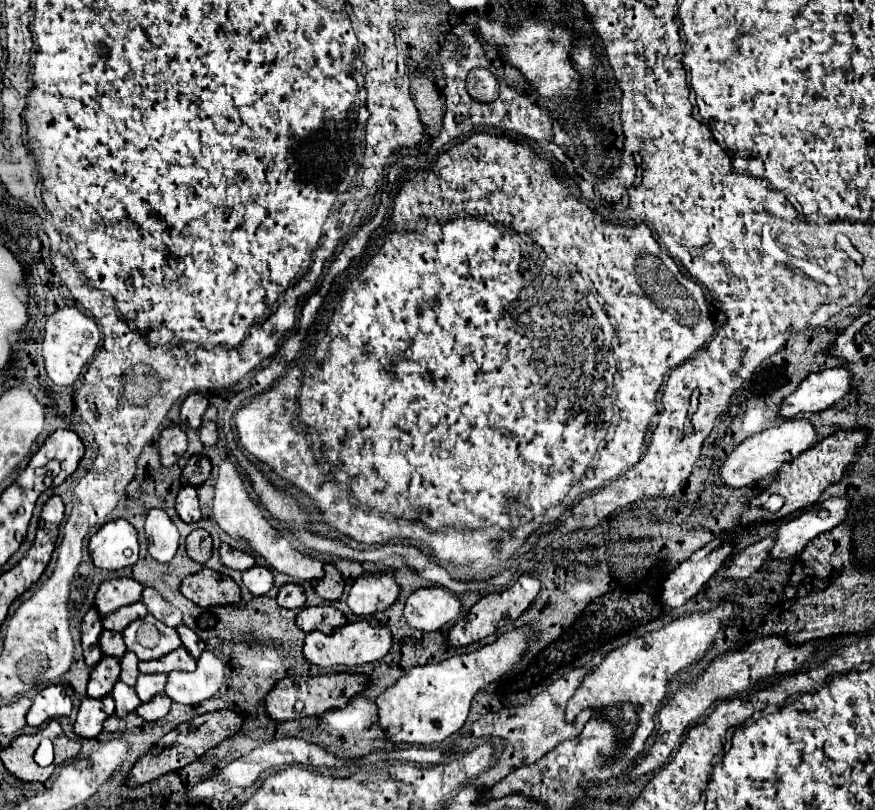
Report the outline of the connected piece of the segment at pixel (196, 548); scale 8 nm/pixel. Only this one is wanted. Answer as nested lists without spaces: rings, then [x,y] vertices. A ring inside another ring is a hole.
[[[193,530],[187,540],[185,540],[185,546],[187,546],[187,556],[193,560],[193,562],[199,562],[199,564],[205,564],[211,556],[211,536],[207,530]]]

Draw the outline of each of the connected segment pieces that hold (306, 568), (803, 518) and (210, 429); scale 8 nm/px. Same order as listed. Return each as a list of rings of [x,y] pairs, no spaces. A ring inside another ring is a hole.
[[[225,460],[219,466],[219,476],[217,476],[217,482],[215,482],[215,498],[213,498],[213,518],[219,524],[219,528],[223,532],[227,532],[231,538],[247,540],[251,550],[261,554],[267,560],[267,564],[271,566],[271,570],[283,572],[283,574],[293,576],[297,580],[317,580],[317,578],[323,576],[323,564],[321,562],[311,560],[309,556],[291,548],[291,544],[285,538],[277,536],[277,530],[273,526],[269,526],[269,522],[265,520],[261,506],[257,506],[249,498],[249,494],[245,492],[243,480],[229,460]]]
[[[825,498],[801,514],[783,520],[775,530],[775,544],[769,550],[769,558],[783,560],[797,556],[813,538],[839,526],[847,516],[847,498]]]
[[[209,406],[205,410],[203,424],[199,428],[199,438],[201,438],[201,442],[205,446],[215,446],[217,444],[217,424],[215,424],[215,418],[217,418],[217,408]]]

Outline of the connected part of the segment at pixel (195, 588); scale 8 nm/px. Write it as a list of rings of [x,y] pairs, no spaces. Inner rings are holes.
[[[203,568],[181,582],[181,594],[197,606],[225,606],[241,600],[239,586],[215,570]]]

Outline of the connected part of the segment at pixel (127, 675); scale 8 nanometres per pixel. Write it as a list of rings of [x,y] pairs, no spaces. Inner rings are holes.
[[[125,652],[125,656],[121,658],[121,682],[125,682],[127,686],[135,686],[135,680],[139,676],[139,670],[137,670],[137,656],[133,656],[133,652]]]

